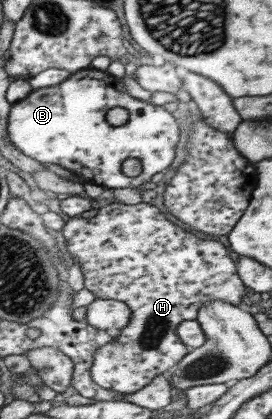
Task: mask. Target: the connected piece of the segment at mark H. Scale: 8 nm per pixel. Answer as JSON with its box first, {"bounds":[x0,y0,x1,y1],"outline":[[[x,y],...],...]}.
{"bounds":[61,202,246,394],"outline":[[[111,202],[96,211],[92,218],[70,218],[62,226],[61,234],[66,240],[67,254],[79,263],[84,287],[97,299],[120,300],[131,310],[127,326],[115,332],[114,340],[96,350],[90,366],[90,377],[95,384],[107,391],[128,394],[149,384],[157,374],[171,370],[189,352],[189,348],[175,334],[179,323],[196,320],[199,307],[208,300],[224,300],[233,306],[243,307],[240,302],[246,295],[245,285],[239,280],[234,262],[221,243],[197,238],[175,227],[165,220],[156,206],[149,204],[149,234],[141,234],[145,228],[139,228],[143,220],[141,203],[129,205]]]}

